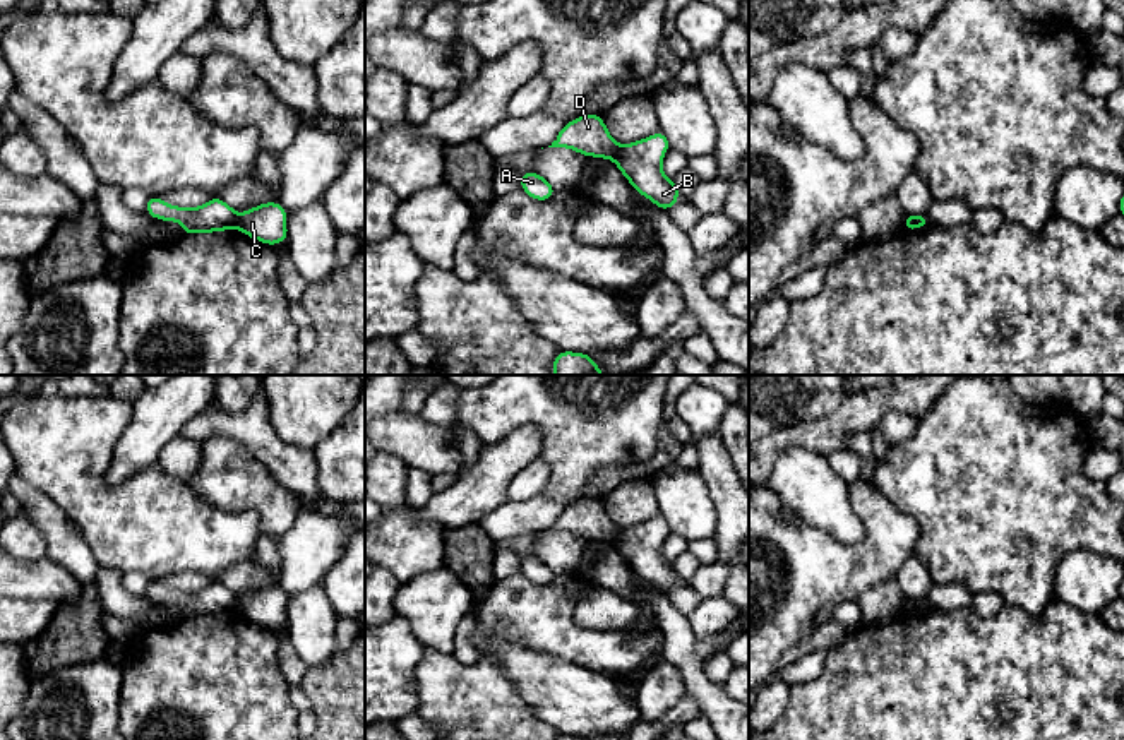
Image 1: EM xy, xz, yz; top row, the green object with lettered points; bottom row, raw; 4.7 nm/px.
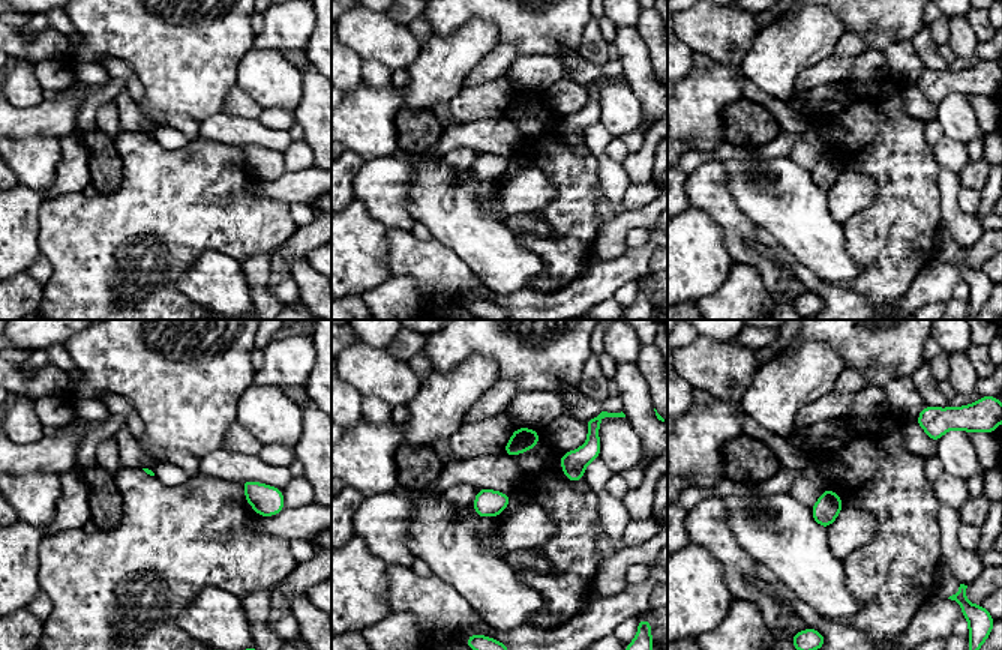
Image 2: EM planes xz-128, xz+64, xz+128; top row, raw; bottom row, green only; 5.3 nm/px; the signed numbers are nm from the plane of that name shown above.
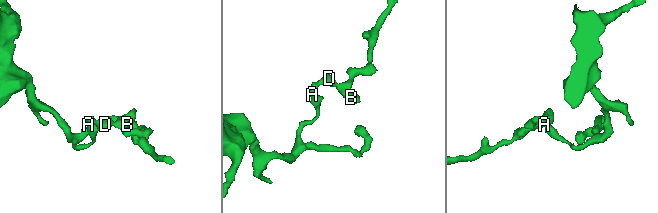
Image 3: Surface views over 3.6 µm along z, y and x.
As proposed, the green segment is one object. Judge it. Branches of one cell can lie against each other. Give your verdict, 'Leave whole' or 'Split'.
Split

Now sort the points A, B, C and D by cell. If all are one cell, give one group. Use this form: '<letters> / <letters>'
A D / B C

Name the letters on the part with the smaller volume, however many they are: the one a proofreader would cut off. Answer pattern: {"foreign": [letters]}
{"foreign": ["B", "C"]}

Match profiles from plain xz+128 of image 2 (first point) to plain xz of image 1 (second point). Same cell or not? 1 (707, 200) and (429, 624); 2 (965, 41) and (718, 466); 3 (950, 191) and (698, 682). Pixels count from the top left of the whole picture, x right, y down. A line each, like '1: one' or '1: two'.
1: one
2: one
3: two

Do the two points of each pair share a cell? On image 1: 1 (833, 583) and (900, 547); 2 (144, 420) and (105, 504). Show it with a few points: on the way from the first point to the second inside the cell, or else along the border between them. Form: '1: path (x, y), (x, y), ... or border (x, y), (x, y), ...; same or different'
1: path (850, 569), (862, 567), (883, 552); same
2: border (151, 465), (120, 483), (107, 483), (103, 480); different

